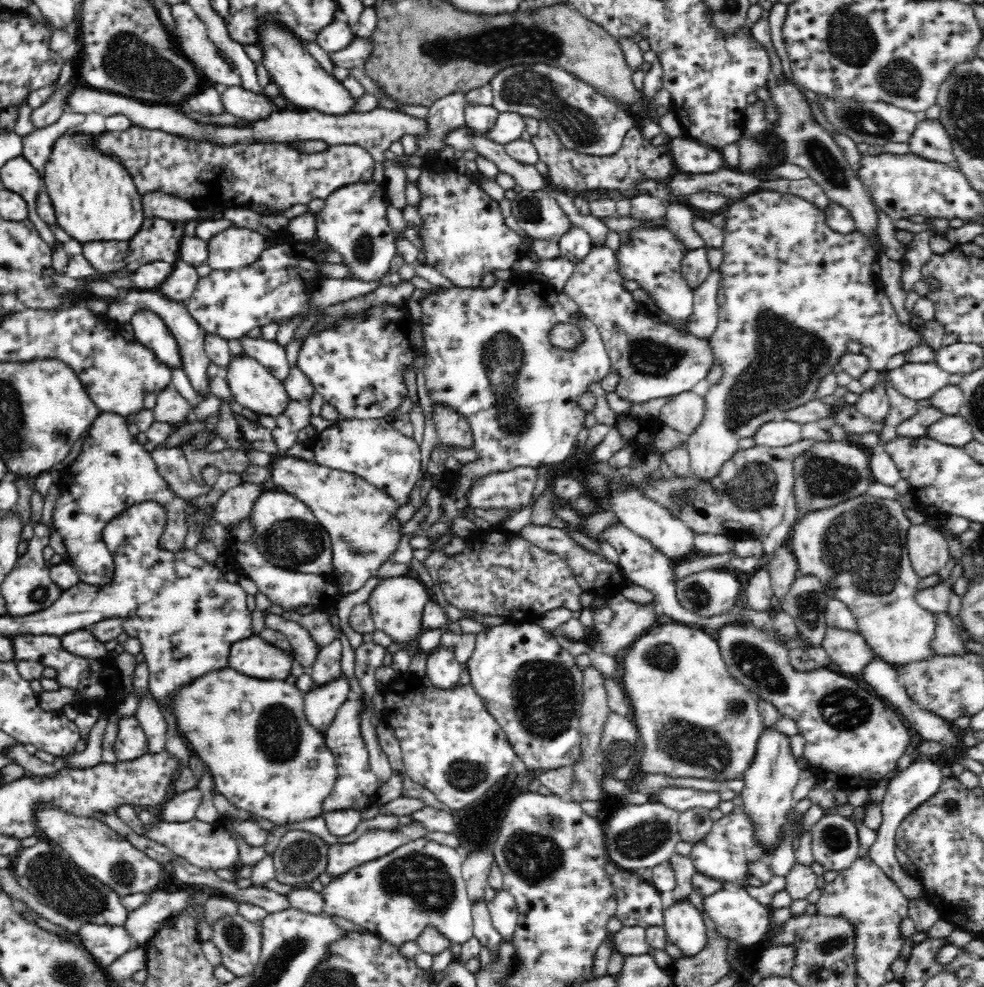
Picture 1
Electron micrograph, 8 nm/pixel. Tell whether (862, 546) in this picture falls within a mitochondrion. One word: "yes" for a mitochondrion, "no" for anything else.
yes

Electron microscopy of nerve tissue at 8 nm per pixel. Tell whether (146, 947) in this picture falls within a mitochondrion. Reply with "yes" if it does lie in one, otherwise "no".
no

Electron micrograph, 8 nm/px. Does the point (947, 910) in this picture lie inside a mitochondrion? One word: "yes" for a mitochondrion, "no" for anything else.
no

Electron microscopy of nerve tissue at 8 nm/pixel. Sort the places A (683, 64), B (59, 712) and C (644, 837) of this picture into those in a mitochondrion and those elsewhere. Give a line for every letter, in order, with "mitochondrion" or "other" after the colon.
A: other
B: other
C: mitochondrion

